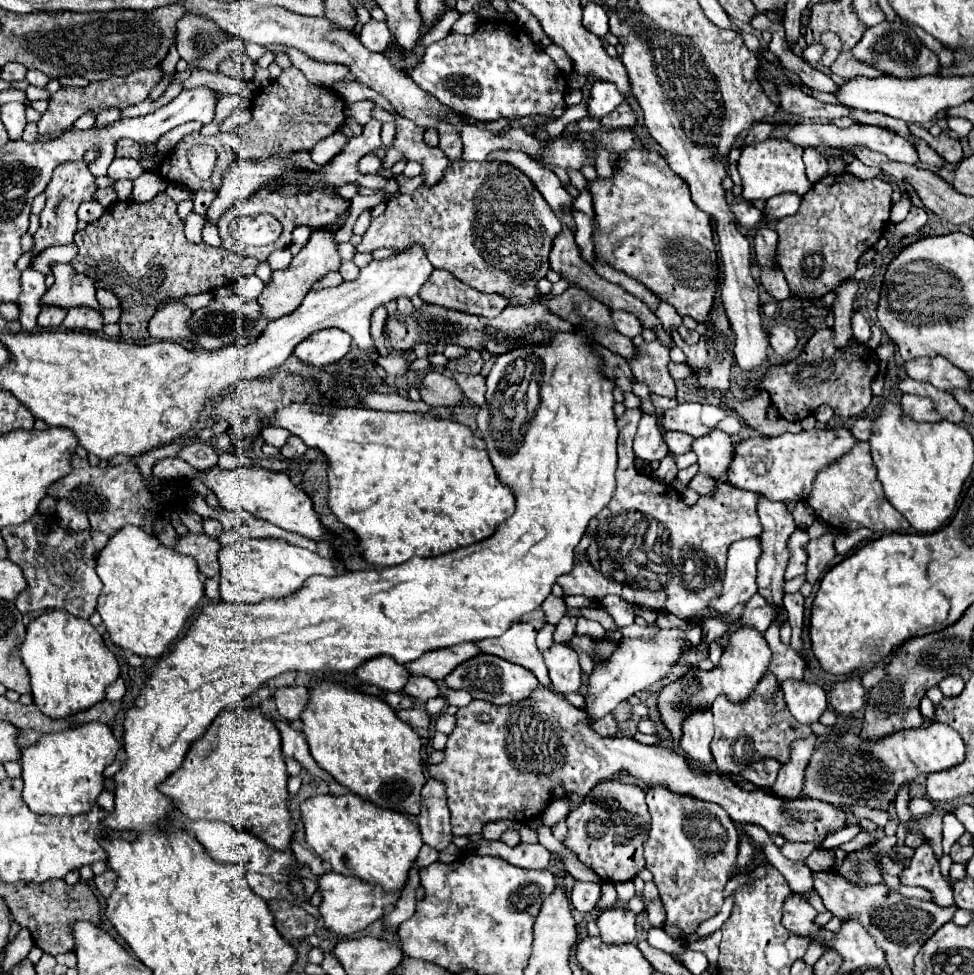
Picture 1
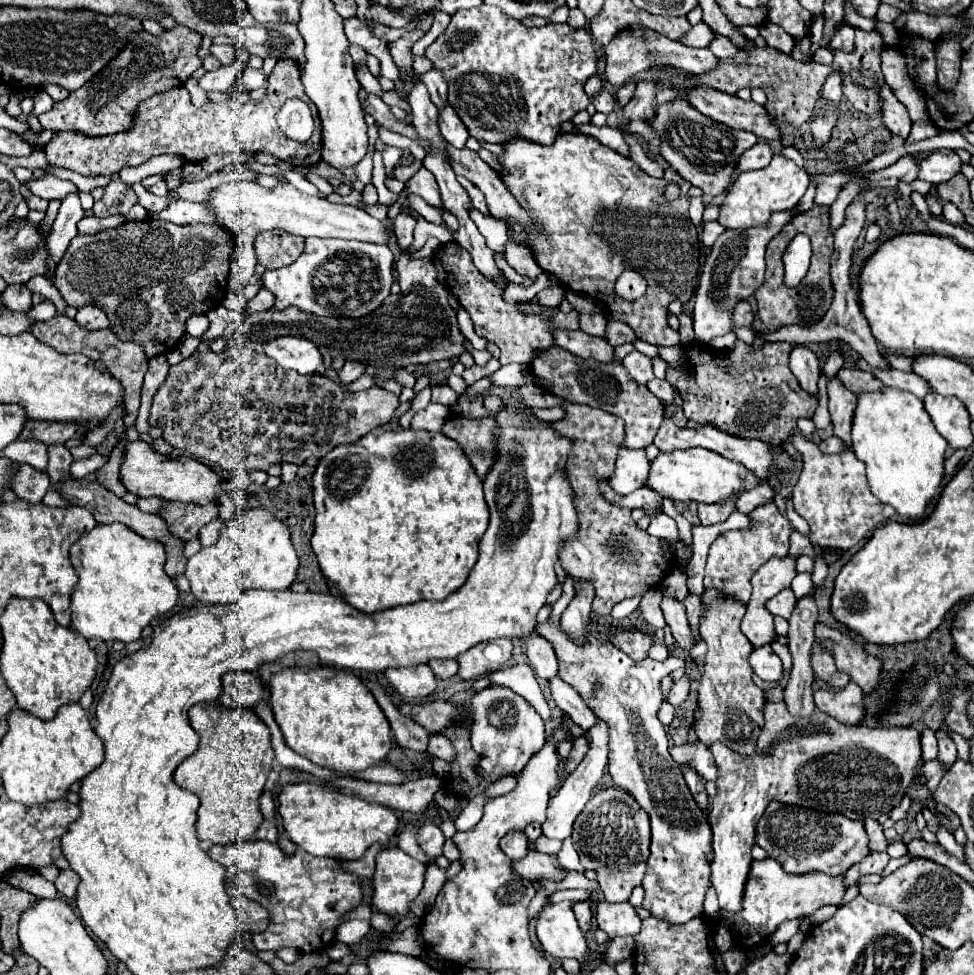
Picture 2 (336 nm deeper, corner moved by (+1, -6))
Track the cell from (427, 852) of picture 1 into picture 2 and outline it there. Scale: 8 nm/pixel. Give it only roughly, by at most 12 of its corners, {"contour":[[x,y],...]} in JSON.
{"contour":[[379,852],[371,906],[397,922],[423,888],[425,864]]}

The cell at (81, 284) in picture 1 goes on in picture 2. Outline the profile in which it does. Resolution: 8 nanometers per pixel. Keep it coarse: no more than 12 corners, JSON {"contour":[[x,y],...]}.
{"contour":[[69,194],[47,236],[47,278],[77,236],[83,206]]}

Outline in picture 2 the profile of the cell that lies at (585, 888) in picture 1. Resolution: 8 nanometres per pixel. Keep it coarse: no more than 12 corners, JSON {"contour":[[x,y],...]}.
{"contour":[[575,902],[573,912],[587,932],[593,918],[591,902]]}

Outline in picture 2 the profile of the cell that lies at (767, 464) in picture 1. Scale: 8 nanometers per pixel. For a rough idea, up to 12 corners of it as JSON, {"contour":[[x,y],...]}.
{"contour":[[707,448],[663,452],[647,486],[675,502],[725,502],[755,472]]}

